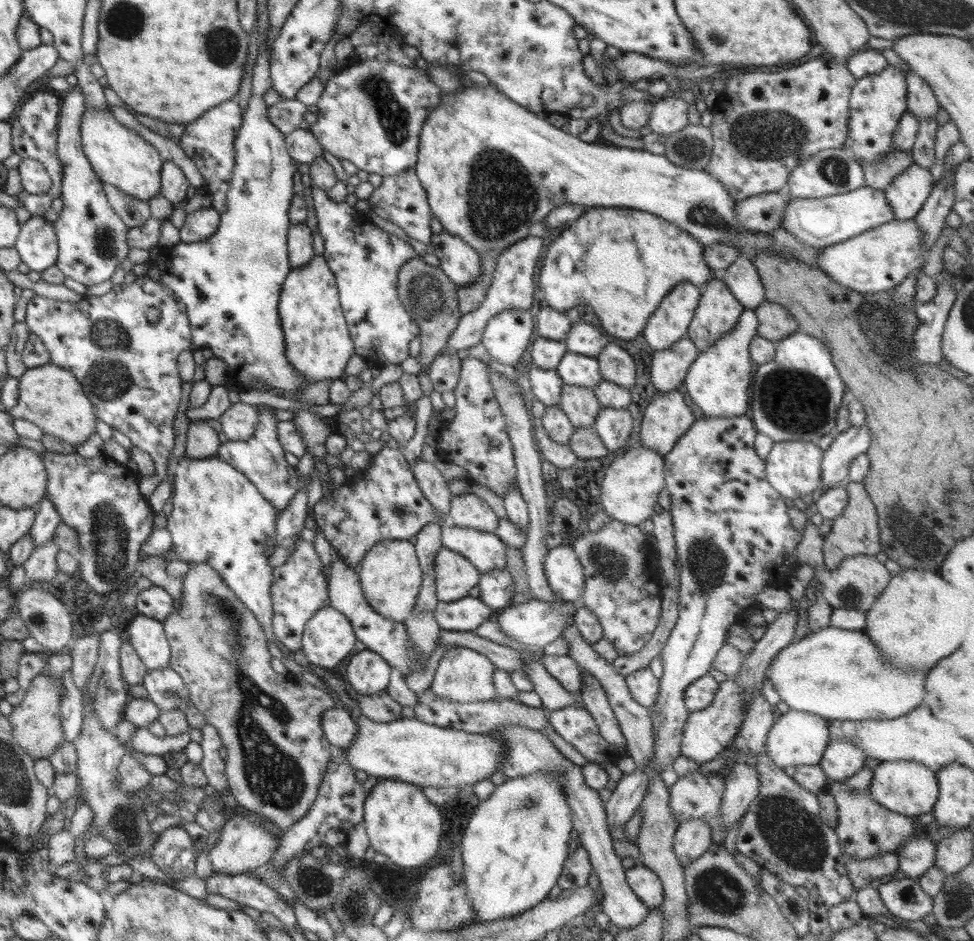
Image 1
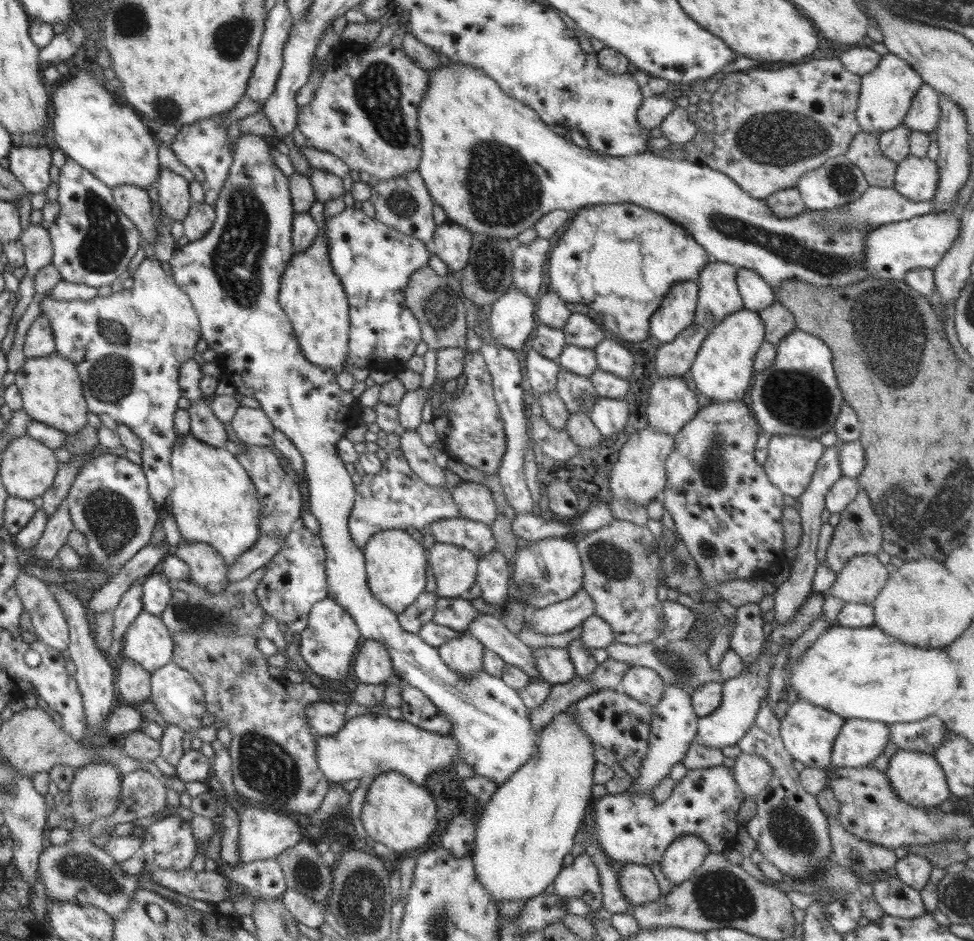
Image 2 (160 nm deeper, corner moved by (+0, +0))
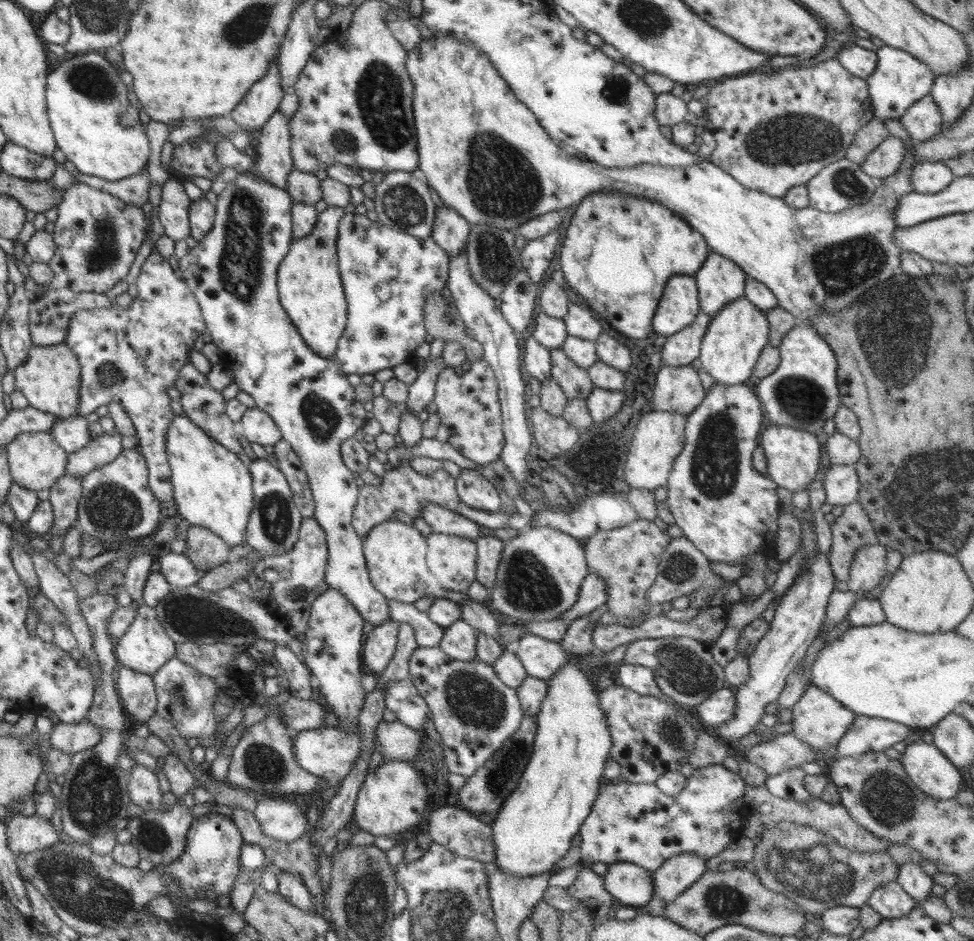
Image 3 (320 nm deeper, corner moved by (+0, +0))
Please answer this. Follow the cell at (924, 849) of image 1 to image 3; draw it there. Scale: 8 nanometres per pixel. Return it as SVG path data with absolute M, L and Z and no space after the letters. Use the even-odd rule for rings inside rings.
M906 863L898 865L896 880L916 903L919 905L931 894L932 884L935 883L931 876L931 869L923 864Z

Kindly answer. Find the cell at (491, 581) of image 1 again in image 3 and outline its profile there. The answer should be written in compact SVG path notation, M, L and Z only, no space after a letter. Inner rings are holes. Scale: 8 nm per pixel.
M482 534L475 540L475 543L477 546L475 580L483 584L489 592L496 582L503 541L499 537Z

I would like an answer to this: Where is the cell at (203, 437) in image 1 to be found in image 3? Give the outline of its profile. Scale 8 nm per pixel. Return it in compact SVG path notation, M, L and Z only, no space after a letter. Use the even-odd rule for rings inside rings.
M186 364L179 370L178 378L175 380L175 387L181 394L179 399L182 403L185 416L188 416L188 420L198 426L202 432L208 434L211 439L214 439L217 443L222 444L228 450L233 453L240 454L243 451L238 437L240 435L239 427L232 423L228 416L226 416L225 400L221 392L214 390L208 384L205 374L202 374L192 366L192 364Z

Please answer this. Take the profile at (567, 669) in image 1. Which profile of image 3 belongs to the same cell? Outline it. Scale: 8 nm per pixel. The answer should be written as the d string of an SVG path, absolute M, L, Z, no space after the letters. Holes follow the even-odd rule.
M532 633L521 636L514 645L528 675L547 681L572 660L559 641L550 641Z

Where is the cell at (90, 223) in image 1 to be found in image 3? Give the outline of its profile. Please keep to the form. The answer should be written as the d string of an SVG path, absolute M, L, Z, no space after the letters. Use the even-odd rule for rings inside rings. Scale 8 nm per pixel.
M83 182L63 190L57 210L59 215L51 234L56 251L47 264L53 270L54 280L39 291L36 282L28 276L24 288L29 298L40 298L46 292L60 289L106 295L118 282L126 279L136 252L146 239L149 224L144 210Z

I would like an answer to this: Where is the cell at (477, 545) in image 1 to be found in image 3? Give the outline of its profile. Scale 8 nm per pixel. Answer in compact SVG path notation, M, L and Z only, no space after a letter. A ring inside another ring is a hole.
M424 503L420 515L436 533L461 536L474 542L482 535L479 524L436 503Z

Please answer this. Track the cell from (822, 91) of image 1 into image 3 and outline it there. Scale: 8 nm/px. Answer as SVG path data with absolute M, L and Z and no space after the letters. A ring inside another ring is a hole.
M827 58L826 61L821 61L816 65L810 66L810 68L796 65L795 67L785 67L783 69L761 69L736 77L728 77L721 84L709 87L706 112L707 118L713 124L712 134L717 142L709 161L719 166L724 172L730 174L730 176L733 176L742 186L765 192L768 196L776 198L783 198L793 186L805 185L827 164L832 164L844 158L856 131L860 130L867 122L873 119L873 108L871 106L867 83L863 79L853 76L851 72L848 72L837 58Z

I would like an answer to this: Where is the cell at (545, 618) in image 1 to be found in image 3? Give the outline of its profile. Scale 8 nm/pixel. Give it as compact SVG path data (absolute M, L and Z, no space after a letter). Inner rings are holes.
M590 571L582 581L580 592L573 608L559 616L558 619L570 624L575 618L580 618L594 612L607 601L606 583Z

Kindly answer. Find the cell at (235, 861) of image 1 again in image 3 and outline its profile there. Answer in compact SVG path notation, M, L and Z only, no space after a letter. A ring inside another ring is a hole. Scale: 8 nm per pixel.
M264 798L256 804L254 814L262 833L271 840L290 844L302 839L308 832L308 822L302 808L291 798Z

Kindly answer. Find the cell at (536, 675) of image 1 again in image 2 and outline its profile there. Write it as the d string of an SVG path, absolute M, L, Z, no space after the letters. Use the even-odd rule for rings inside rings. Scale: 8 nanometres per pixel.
M491 614L476 615L467 630L480 644L495 652L505 663L517 666L530 679L543 679L536 668L531 648L510 632L502 619Z

